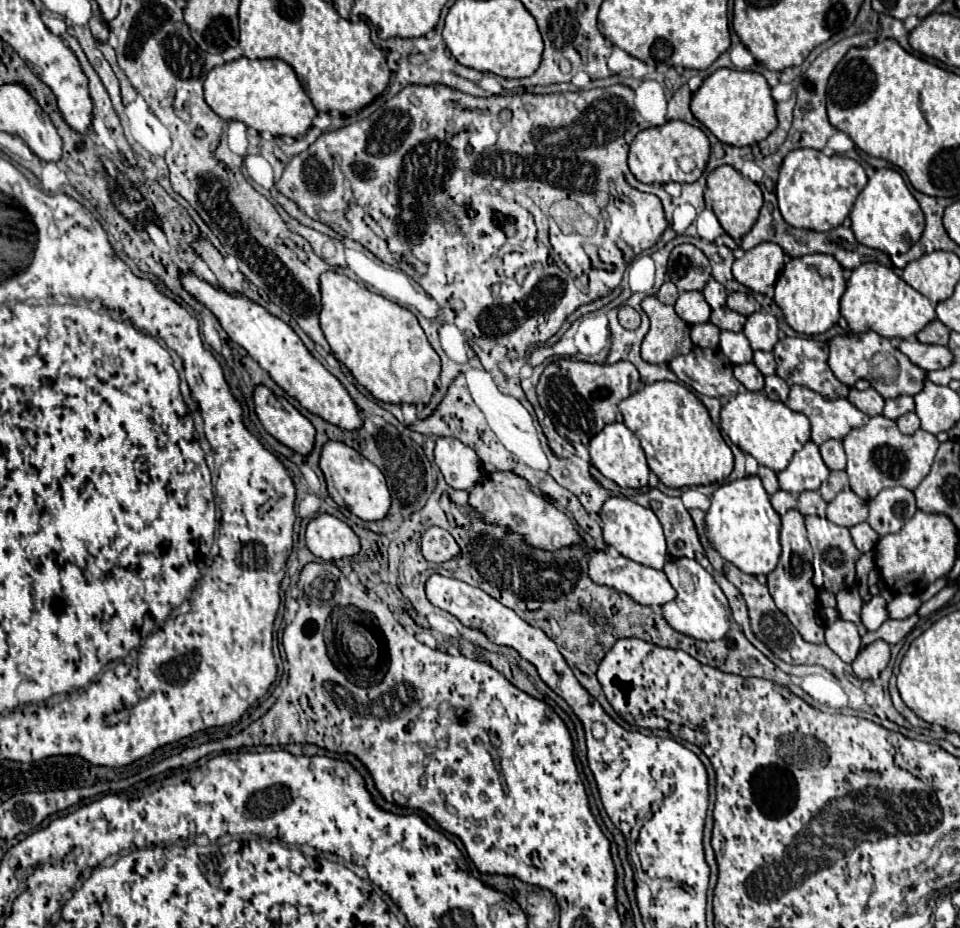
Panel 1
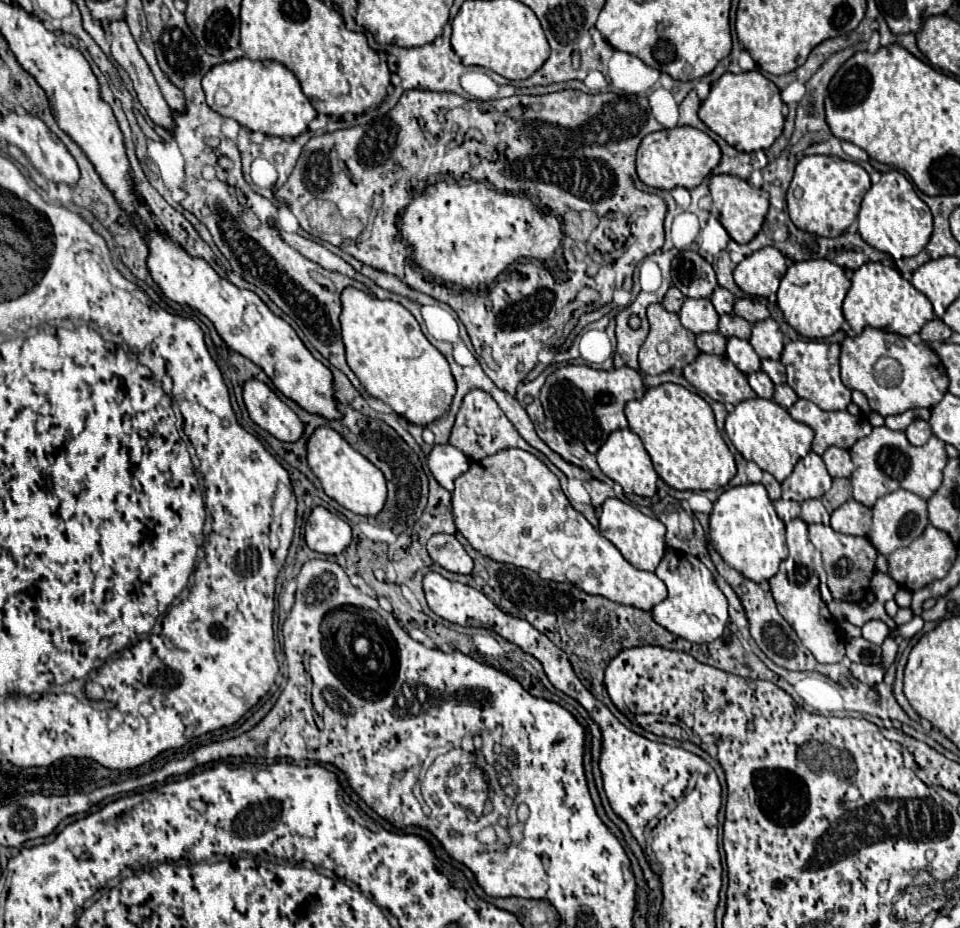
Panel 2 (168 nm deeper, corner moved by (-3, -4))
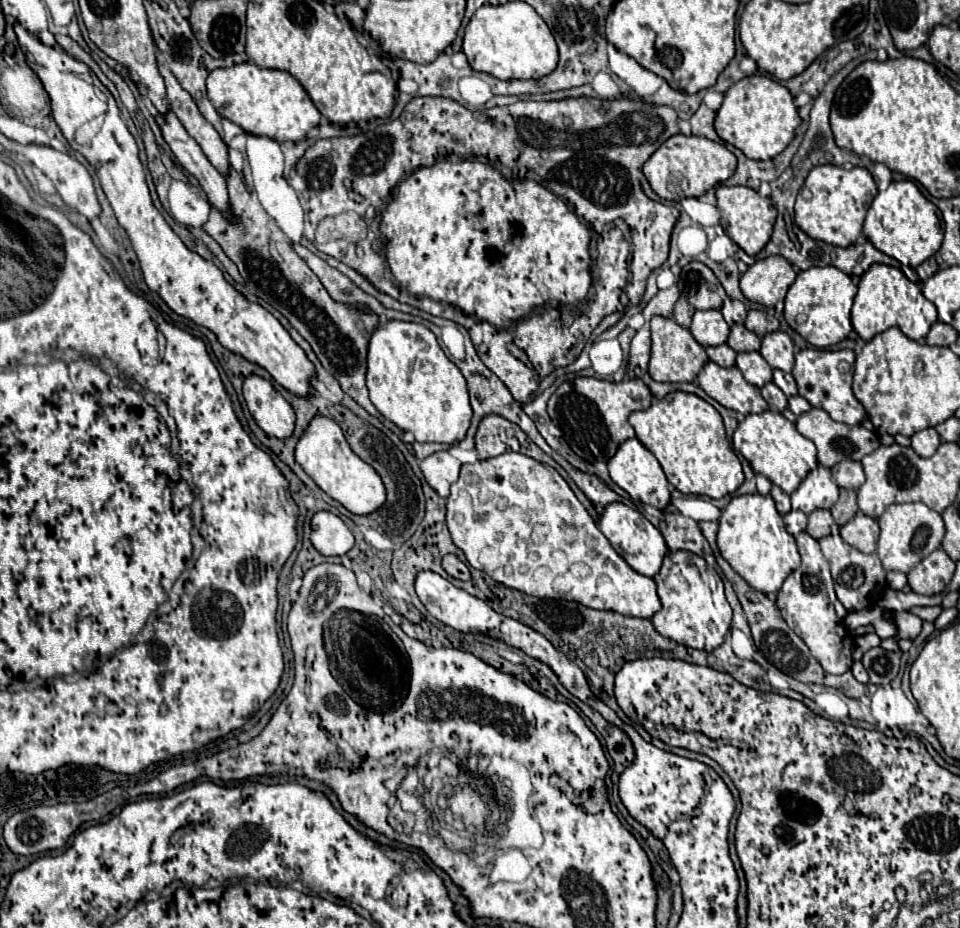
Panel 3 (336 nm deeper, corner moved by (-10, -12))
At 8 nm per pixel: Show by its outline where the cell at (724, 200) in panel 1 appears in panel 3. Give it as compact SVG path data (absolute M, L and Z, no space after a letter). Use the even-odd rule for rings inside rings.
M718 186L716 188L716 200L718 200L718 210L722 214L722 220L726 224L726 234L748 254L756 256L766 242L772 236L772 228L778 216L776 206L772 204L770 198L762 198L756 190L746 188L746 186Z

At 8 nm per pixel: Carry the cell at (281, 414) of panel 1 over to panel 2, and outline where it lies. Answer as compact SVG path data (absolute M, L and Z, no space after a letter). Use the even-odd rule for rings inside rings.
M247 380L243 384L243 402L251 420L283 442L295 442L303 434L297 414L263 382Z

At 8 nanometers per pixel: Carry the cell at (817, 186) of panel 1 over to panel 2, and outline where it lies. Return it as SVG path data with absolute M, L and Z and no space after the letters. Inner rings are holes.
M805 156L793 176L787 192L787 208L793 224L819 236L841 236L857 218L859 206L871 188L869 174L851 160L831 160L831 156ZM799 188L799 198L795 191Z

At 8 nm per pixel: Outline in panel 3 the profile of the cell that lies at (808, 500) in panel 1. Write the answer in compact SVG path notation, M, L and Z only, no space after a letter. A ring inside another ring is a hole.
M814 510L808 516L808 528L806 528L806 532L818 540L822 536L828 536L830 530L832 530L832 526L834 526L834 518L832 518L830 510Z

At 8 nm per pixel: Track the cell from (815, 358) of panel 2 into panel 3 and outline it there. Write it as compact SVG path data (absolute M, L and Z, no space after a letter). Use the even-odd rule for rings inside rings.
M804 348L796 352L796 364L792 376L798 384L798 394L806 398L814 408L822 408L830 414L832 420L844 424L860 424L866 418L864 406L852 394L852 370L854 370L854 352L852 350L818 350Z

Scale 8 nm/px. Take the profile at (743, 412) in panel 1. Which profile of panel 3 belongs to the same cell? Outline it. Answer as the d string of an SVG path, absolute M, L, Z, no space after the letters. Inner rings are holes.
M772 410L760 414L748 414L734 430L732 446L750 462L754 472L766 476L786 494L792 494L798 488L798 484L806 478L806 474L818 466L814 442L802 436L796 430L794 422L784 418L780 412Z

